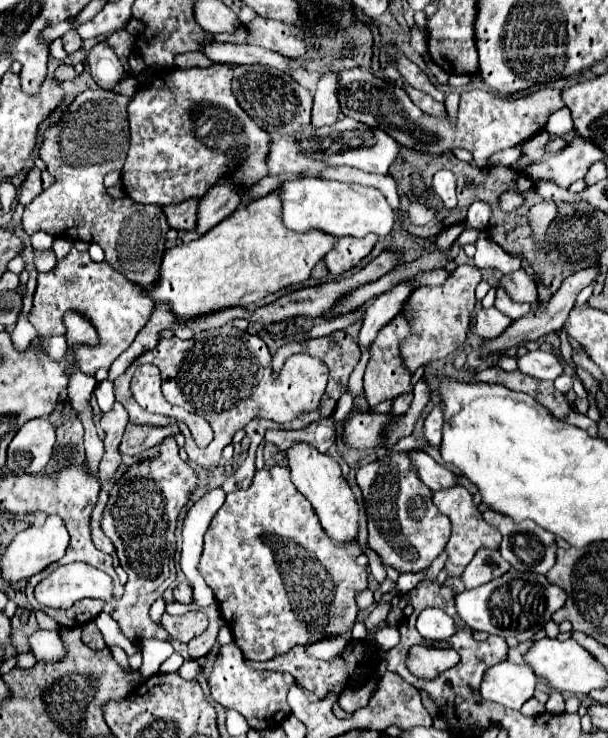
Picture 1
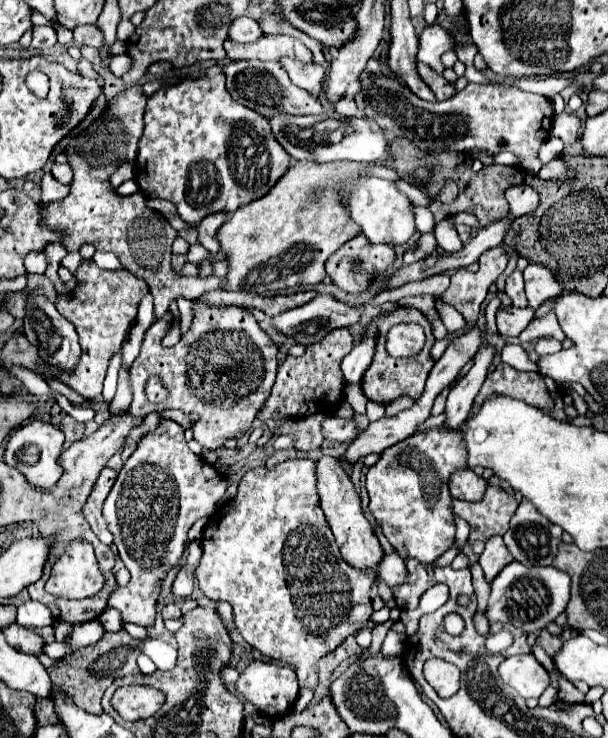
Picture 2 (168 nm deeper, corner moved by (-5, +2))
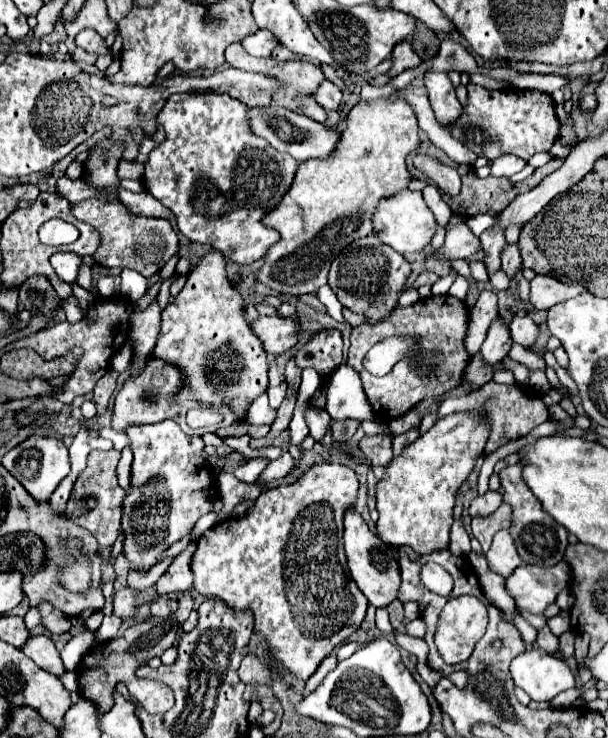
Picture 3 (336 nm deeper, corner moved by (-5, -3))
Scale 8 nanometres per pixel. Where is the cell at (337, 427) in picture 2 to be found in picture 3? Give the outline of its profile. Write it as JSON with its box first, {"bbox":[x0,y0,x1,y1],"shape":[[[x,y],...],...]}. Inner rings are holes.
{"bbox":[306,403,332,443],"shape":[[[308,403],[306,423],[308,423],[308,429],[310,429],[310,437],[320,443],[326,437],[330,425],[332,425],[332,417],[324,409],[318,409],[314,403]]]}

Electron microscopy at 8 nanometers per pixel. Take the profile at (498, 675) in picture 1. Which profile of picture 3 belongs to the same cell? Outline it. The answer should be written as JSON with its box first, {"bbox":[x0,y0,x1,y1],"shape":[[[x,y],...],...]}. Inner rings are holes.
{"bbox":[510,647,576,701],"shape":[[[532,647],[518,655],[510,665],[510,675],[514,685],[524,689],[532,701],[550,701],[576,685],[568,663],[540,647]]]}

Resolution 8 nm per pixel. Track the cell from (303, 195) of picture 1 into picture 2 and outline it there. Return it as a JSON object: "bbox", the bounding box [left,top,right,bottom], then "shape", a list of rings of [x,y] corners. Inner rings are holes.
{"bbox":[348,178,416,244],"shape":[[[362,178],[358,182],[352,182],[352,186],[348,186],[352,190],[350,196],[350,214],[352,220],[358,222],[362,226],[362,234],[374,242],[374,244],[404,244],[408,242],[414,234],[416,234],[416,222],[414,222],[414,212],[412,212],[412,202],[408,196],[404,196],[394,182],[382,180],[382,178]]]}

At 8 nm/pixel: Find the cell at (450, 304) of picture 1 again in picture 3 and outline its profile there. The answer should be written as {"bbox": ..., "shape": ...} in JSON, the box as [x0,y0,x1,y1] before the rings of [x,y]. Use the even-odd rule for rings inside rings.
{"bbox":[480,229,506,273],"shape":[[[486,229],[482,235],[480,235],[480,245],[482,245],[482,253],[484,253],[484,265],[486,265],[486,271],[488,273],[496,273],[500,269],[500,255],[502,255],[502,249],[506,245],[506,239],[504,239],[504,233],[502,231],[492,231],[492,229]]]}

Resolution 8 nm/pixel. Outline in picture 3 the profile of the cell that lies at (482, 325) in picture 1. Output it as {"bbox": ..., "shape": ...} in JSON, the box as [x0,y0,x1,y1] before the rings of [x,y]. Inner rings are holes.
{"bbox":[510,315,538,347],"shape":[[[514,315],[512,323],[510,323],[510,335],[516,343],[520,343],[524,347],[530,347],[530,345],[536,343],[538,327],[534,325],[534,321],[528,315],[524,315],[524,317]]]}

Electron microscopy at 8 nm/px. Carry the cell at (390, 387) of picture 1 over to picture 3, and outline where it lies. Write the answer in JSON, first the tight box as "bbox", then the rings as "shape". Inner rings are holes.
{"bbox":[348,297,468,419],"shape":[[[426,297],[418,303],[400,309],[396,307],[388,317],[384,317],[378,323],[362,323],[352,329],[350,335],[350,349],[348,349],[348,365],[360,371],[364,391],[368,395],[368,401],[374,409],[374,413],[382,419],[396,419],[416,407],[426,397],[442,395],[450,389],[454,389],[464,373],[464,367],[468,363],[468,355],[464,355],[464,331],[468,327],[468,307],[450,297]],[[392,335],[418,335],[422,337],[420,349],[410,353],[406,359],[398,361],[394,369],[384,377],[374,377],[370,371],[364,369],[364,355],[384,337]]]}

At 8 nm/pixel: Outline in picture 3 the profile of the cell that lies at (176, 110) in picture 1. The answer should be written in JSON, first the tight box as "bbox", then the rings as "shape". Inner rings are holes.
{"bbox":[142,91,298,263],"shape":[[[208,91],[208,93],[176,93],[176,95],[168,97],[166,105],[156,115],[156,125],[160,125],[164,129],[164,141],[152,149],[148,161],[144,163],[144,167],[146,167],[144,181],[142,181],[144,189],[148,193],[152,193],[164,207],[168,207],[176,215],[176,225],[178,225],[180,233],[186,235],[192,243],[208,243],[214,249],[220,249],[234,263],[252,263],[252,261],[258,261],[264,255],[264,251],[268,251],[268,247],[280,239],[280,235],[276,231],[264,227],[260,223],[260,219],[262,219],[262,215],[266,215],[280,201],[280,197],[284,195],[284,191],[288,191],[288,187],[290,187],[290,183],[294,179],[294,173],[296,173],[298,163],[290,155],[284,155],[284,153],[276,151],[274,147],[270,147],[266,139],[258,137],[252,131],[252,127],[250,127],[248,107],[244,103],[240,103],[238,99],[232,99],[230,95],[224,95],[224,93],[214,93],[214,91]]]}

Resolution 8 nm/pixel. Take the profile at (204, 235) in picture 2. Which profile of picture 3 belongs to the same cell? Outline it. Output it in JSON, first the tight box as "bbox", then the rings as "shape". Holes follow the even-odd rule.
{"bbox":[150,249,268,419],"shape":[[[212,249],[202,255],[188,273],[186,285],[174,303],[162,311],[162,331],[150,355],[182,373],[182,387],[174,395],[174,403],[198,401],[210,407],[228,405],[238,419],[244,419],[250,405],[266,393],[268,355],[246,321],[244,309],[242,295],[228,283],[222,251]]]}

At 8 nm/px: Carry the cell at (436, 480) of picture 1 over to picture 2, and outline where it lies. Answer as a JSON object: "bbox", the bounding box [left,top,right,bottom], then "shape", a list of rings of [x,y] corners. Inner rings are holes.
{"bbox":[450,468,488,502],"shape":[[[470,468],[454,472],[450,480],[452,496],[466,502],[478,502],[480,498],[484,498],[486,488],[488,488],[488,482],[482,476],[476,476]]]}

